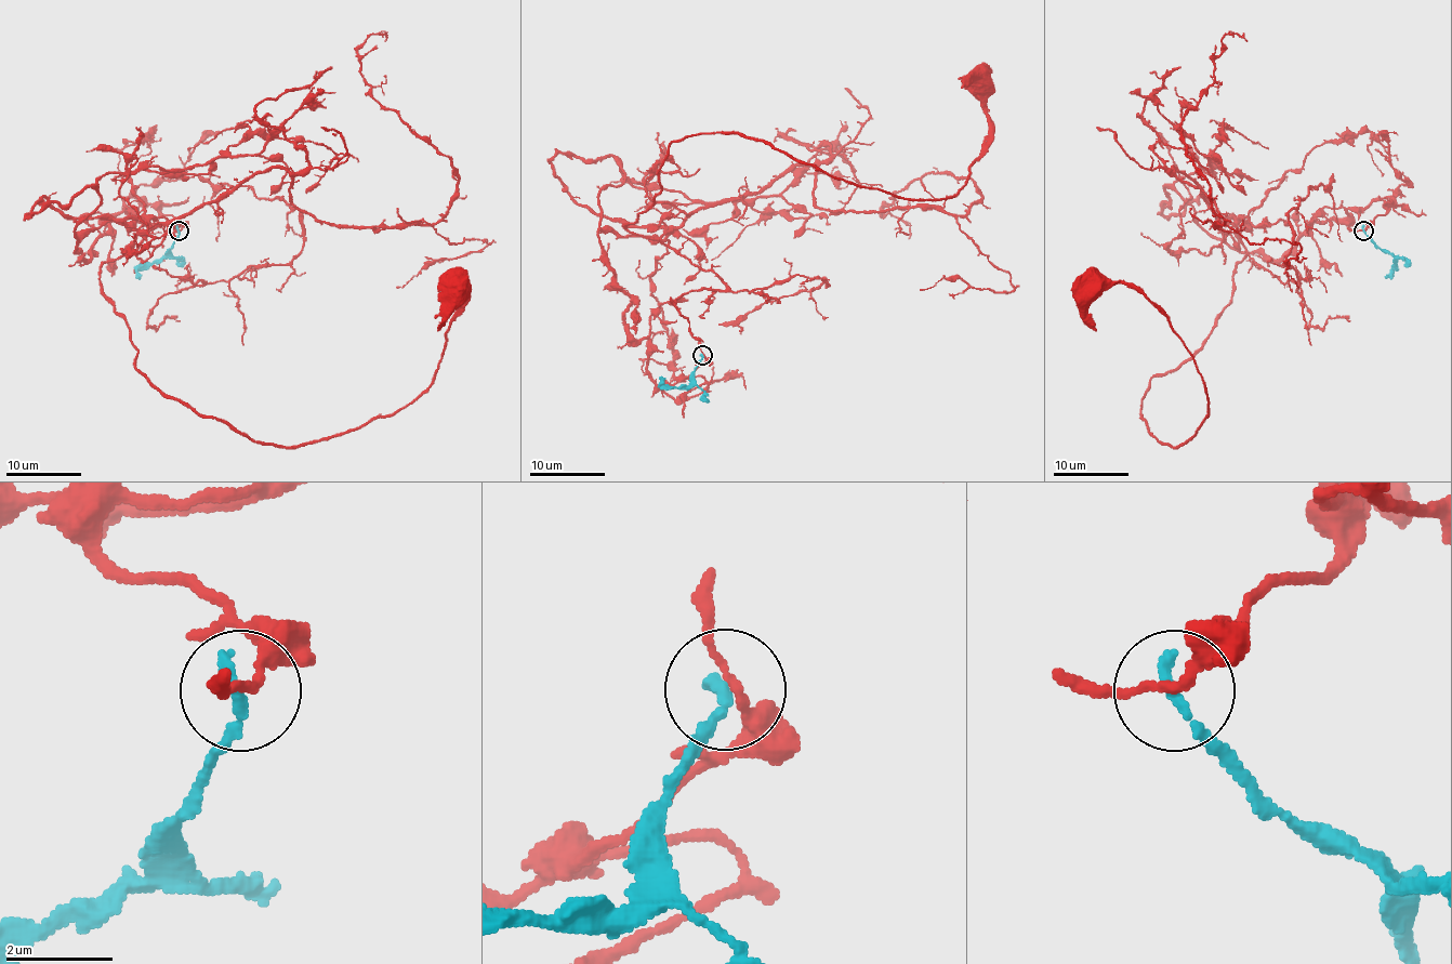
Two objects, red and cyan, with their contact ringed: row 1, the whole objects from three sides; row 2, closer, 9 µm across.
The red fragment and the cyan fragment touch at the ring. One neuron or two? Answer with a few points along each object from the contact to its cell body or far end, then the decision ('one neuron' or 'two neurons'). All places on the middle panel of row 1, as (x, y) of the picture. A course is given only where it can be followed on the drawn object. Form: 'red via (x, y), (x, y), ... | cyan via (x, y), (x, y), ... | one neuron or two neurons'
red via (703, 356), (652, 379), (602, 249), (673, 228), (624, 225), (668, 146), (950, 198), (978, 84) | cyan via (703, 356), (694, 371), (694, 379), (684, 387), (665, 387), (660, 377) | two neurons

